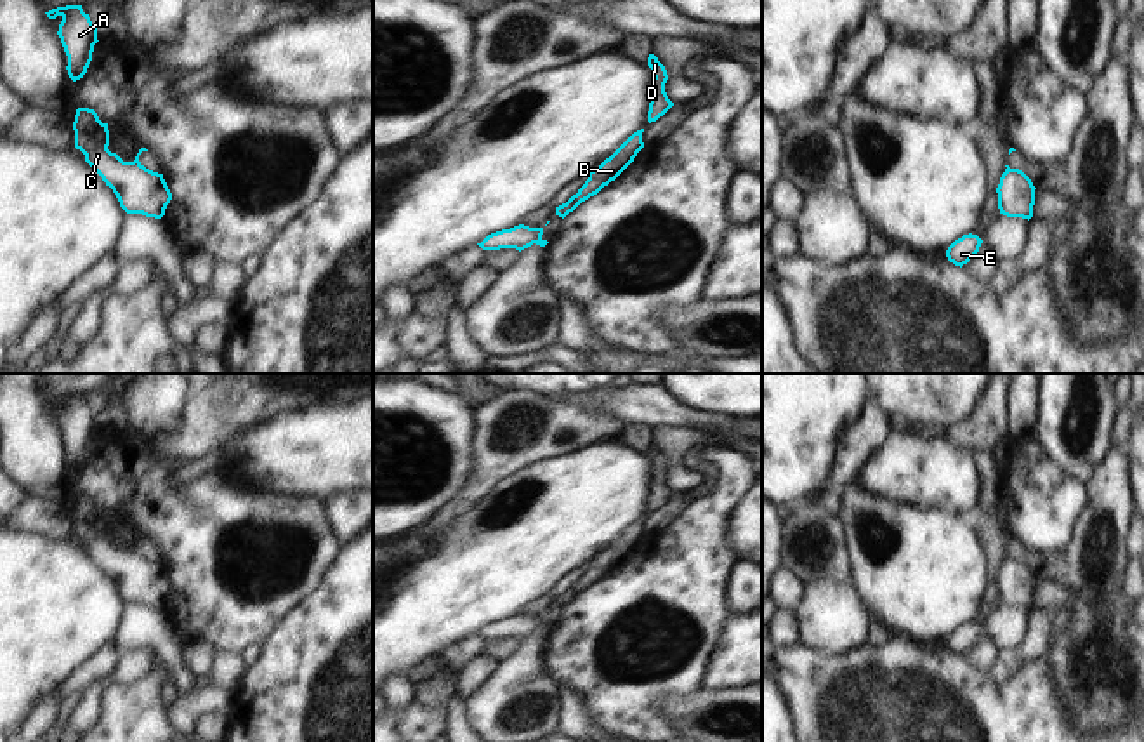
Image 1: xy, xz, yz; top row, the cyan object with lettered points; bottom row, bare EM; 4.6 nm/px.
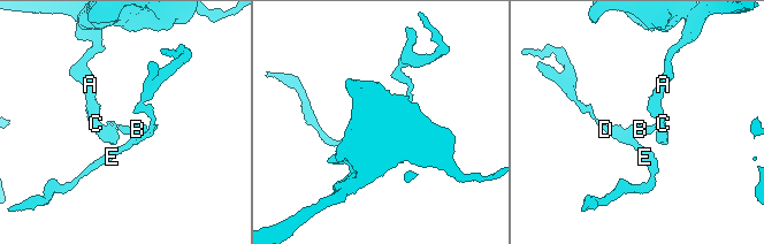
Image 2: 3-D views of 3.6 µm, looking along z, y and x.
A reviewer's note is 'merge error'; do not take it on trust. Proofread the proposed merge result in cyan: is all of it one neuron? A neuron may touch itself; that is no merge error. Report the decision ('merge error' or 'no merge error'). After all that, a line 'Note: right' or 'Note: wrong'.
merge error
Note: right

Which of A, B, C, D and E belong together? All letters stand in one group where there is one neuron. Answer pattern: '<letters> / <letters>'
A C / B D E

